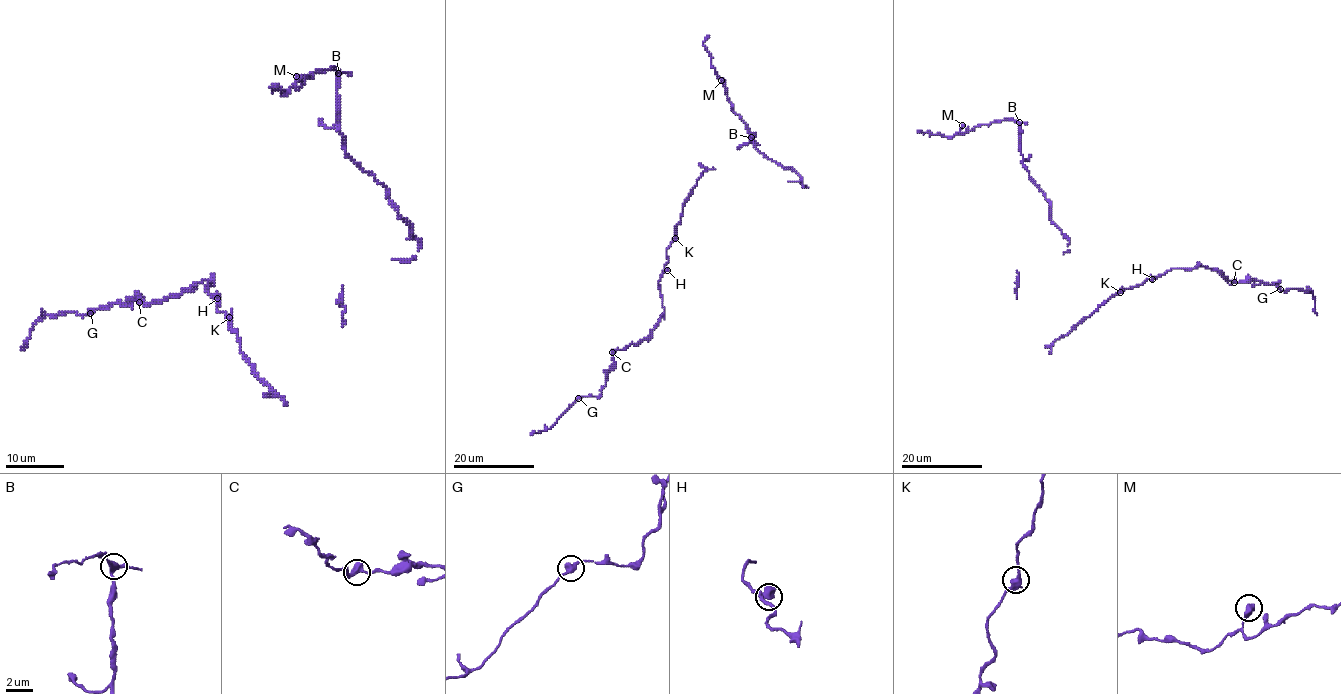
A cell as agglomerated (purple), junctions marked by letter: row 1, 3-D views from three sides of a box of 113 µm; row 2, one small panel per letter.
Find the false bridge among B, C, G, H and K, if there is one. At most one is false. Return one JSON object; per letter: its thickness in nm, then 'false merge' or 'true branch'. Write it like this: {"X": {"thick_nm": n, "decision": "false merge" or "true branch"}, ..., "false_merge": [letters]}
{"B": {"thick_nm": 320, "decision": "false merge"}, "C": {"thick_nm": 440, "decision": "true branch"}, "G": {"thick_nm": 400, "decision": "true branch"}, "H": {"thick_nm": 440, "decision": "true branch"}, "K": {"thick_nm": 360, "decision": "true branch"}, "false_merge": ["B"]}

